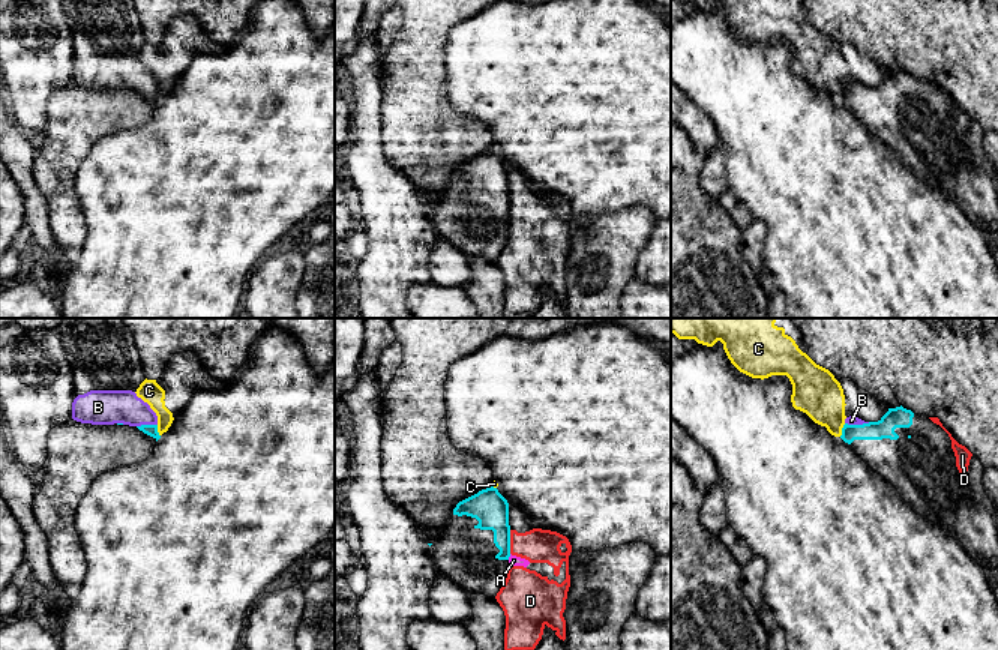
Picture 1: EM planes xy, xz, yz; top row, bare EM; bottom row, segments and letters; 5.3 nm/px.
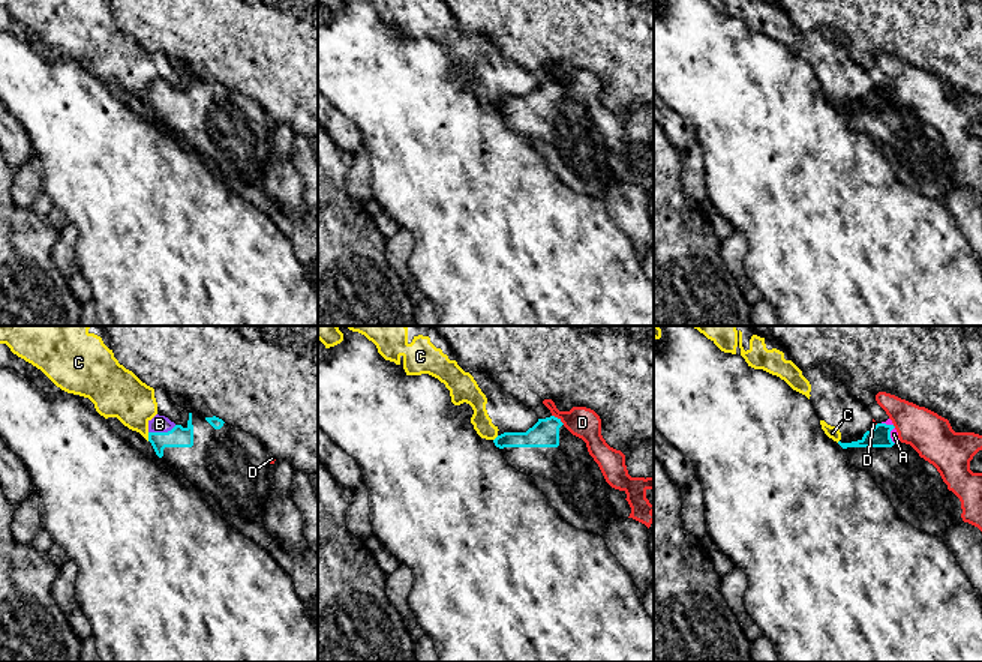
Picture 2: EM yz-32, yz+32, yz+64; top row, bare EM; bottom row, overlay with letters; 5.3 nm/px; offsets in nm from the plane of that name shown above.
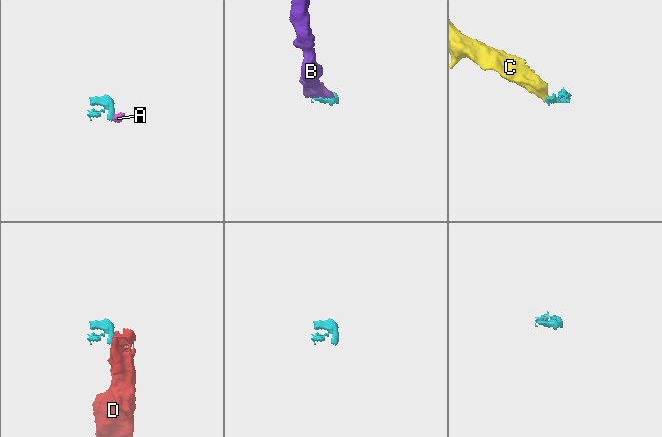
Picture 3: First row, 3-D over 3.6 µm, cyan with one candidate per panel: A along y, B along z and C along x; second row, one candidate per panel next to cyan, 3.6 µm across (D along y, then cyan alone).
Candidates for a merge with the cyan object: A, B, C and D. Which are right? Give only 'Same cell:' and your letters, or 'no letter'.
Same cell: B

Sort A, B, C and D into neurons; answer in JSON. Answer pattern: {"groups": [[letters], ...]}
{"groups": [["A", "C", "D"], ["B"]]}

